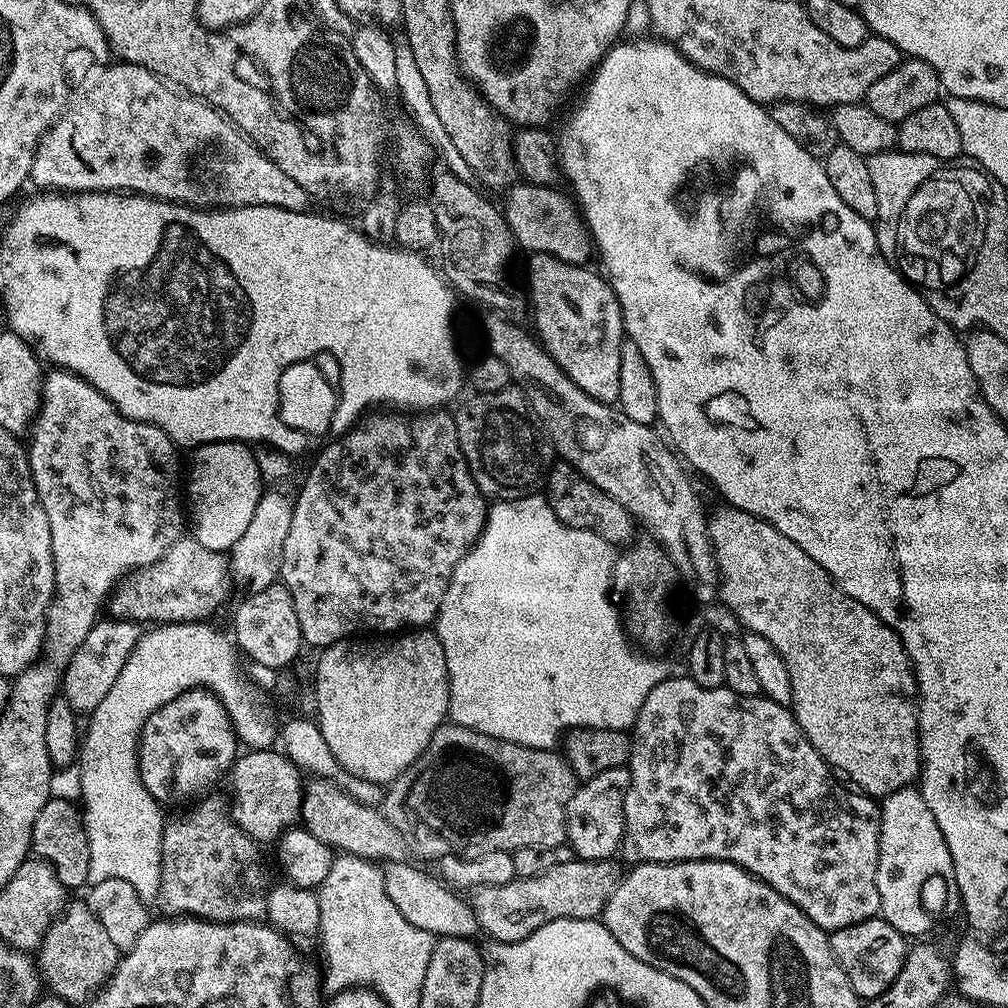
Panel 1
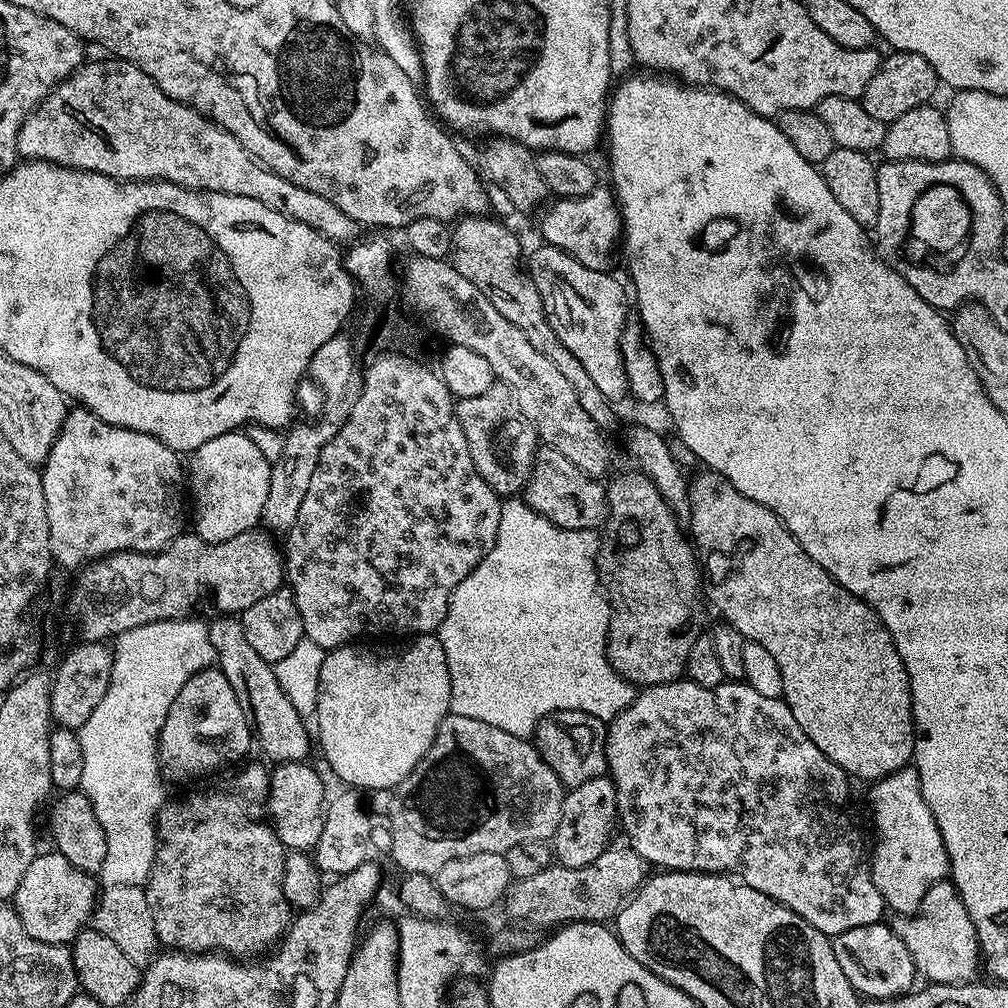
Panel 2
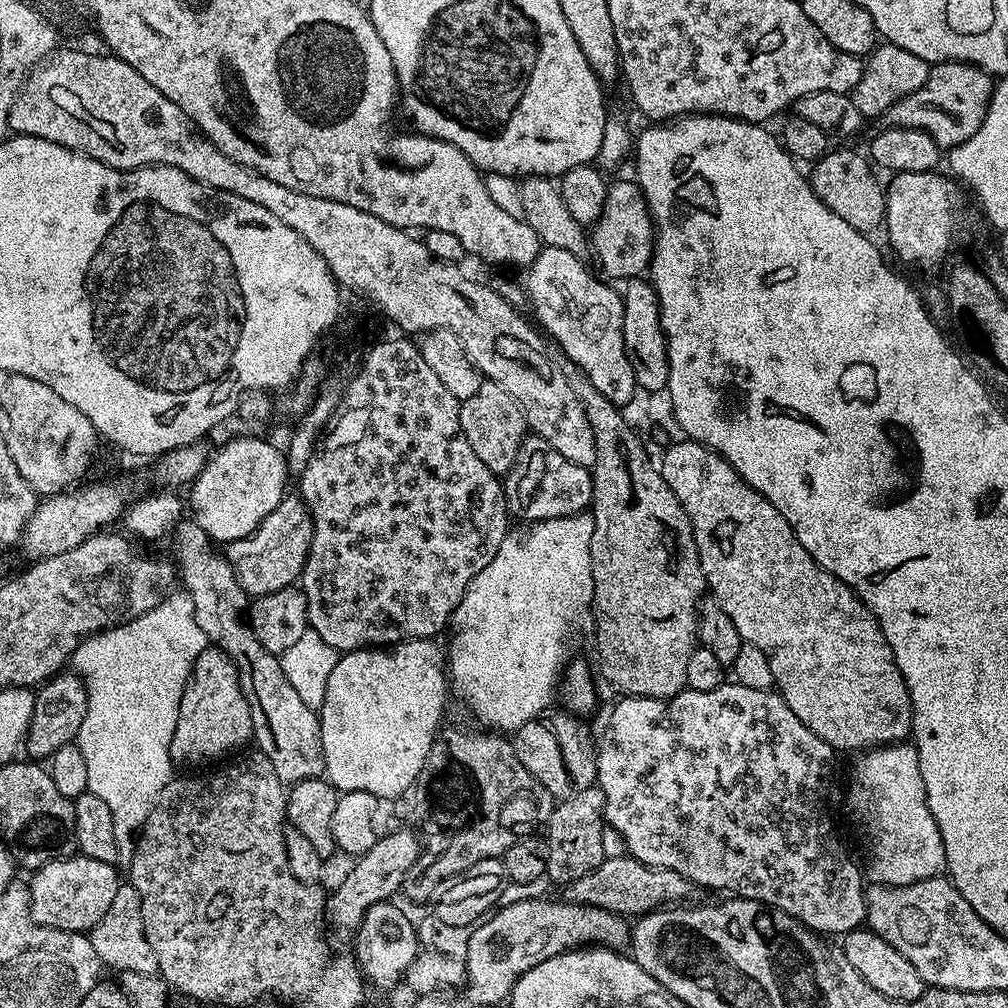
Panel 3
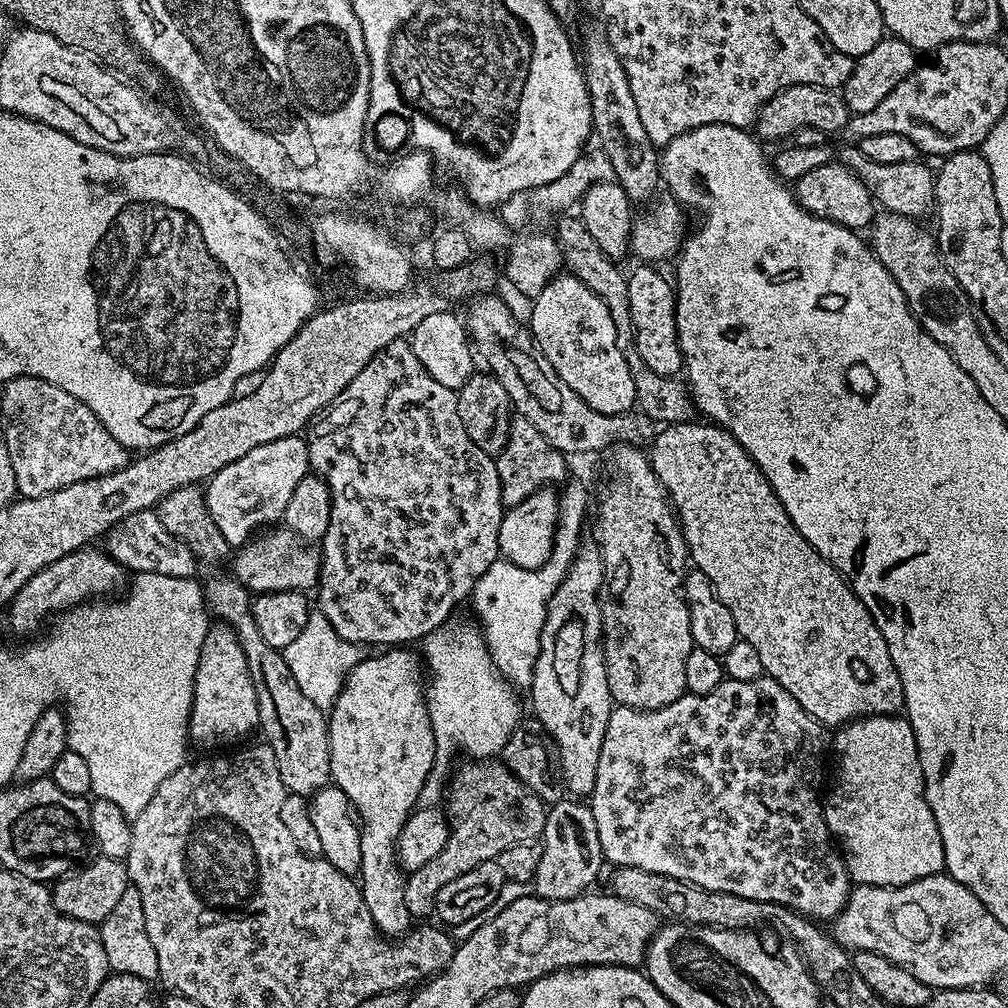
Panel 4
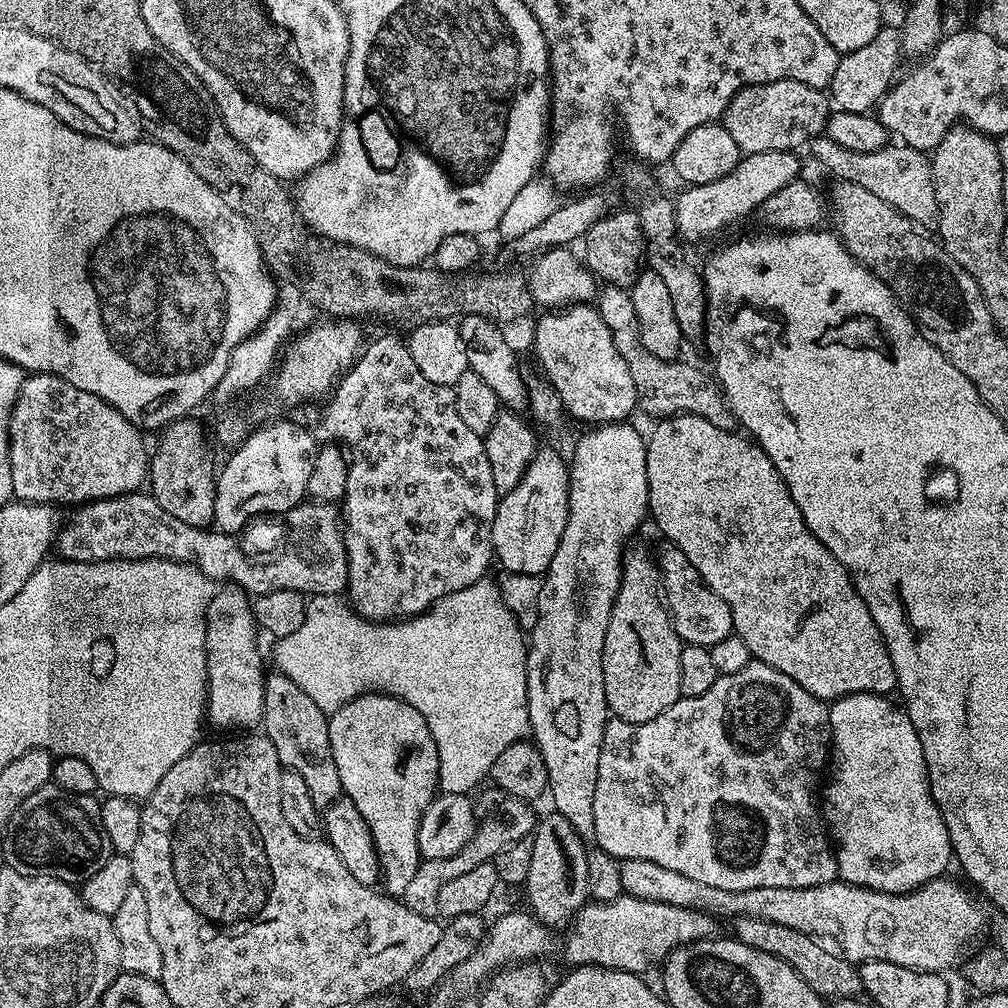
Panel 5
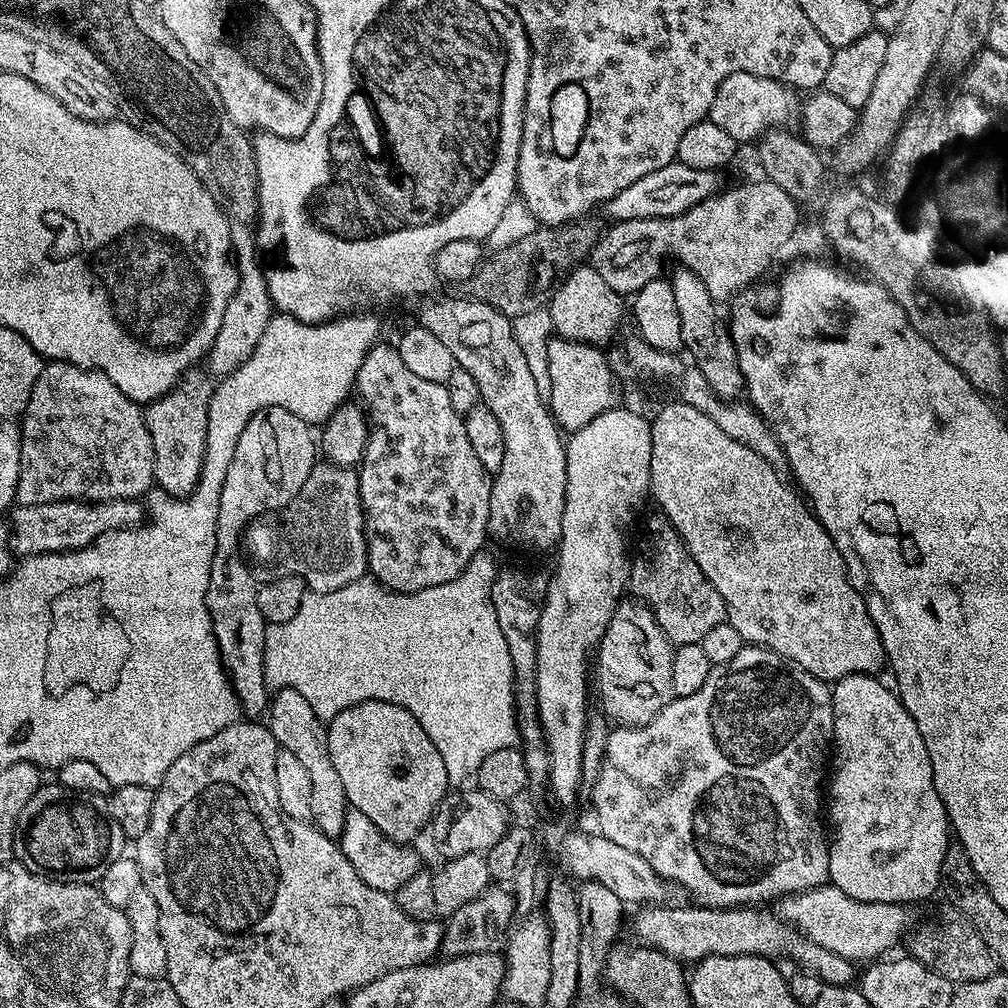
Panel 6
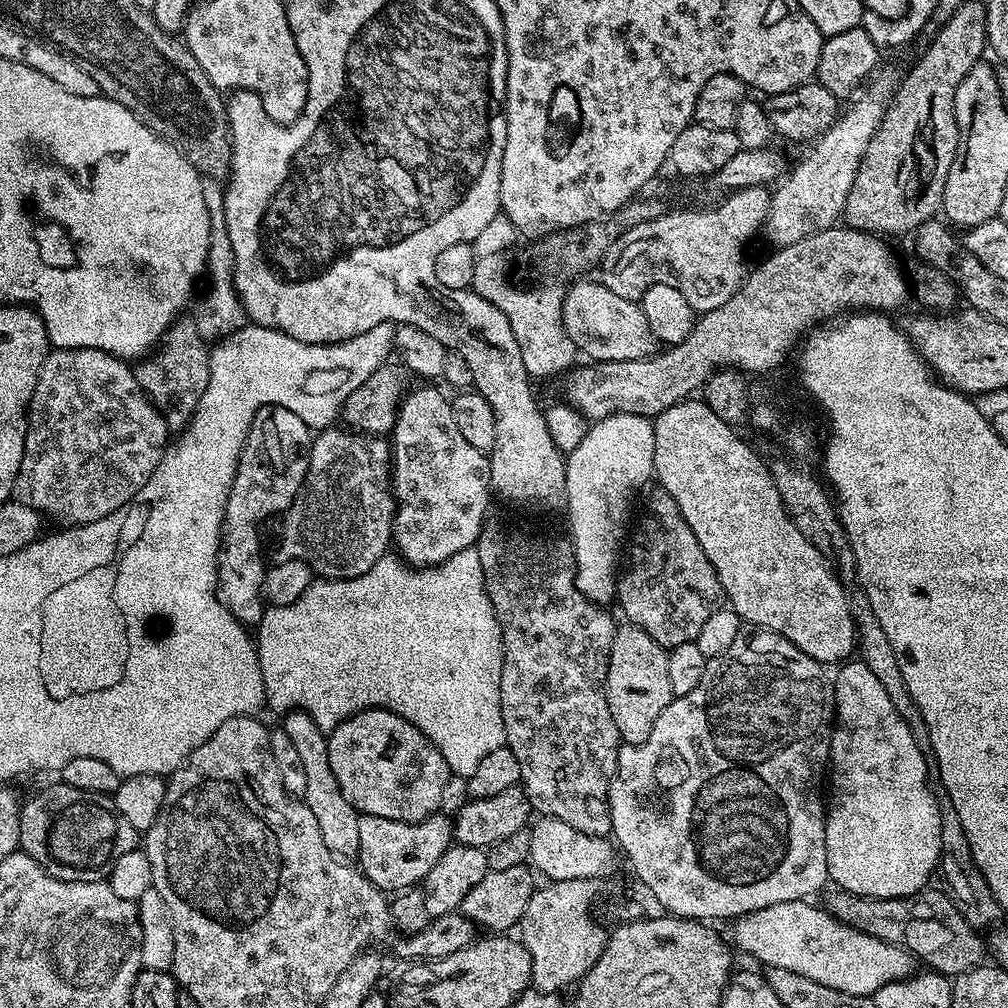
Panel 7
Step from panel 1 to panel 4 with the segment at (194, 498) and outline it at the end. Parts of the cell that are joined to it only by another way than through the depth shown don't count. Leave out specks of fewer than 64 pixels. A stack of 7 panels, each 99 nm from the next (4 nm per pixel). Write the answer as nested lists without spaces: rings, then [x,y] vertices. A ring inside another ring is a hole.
[[[299,435],[254,446],[250,454],[238,458],[238,462],[230,462],[230,466],[218,470],[218,474],[207,481],[204,500],[208,504],[210,518],[214,518],[214,526],[218,526],[218,530],[222,530],[222,538],[230,542],[247,541],[259,524],[279,521],[283,517],[286,502],[290,502],[290,494],[294,494],[294,486],[298,486],[309,472],[308,442]]]

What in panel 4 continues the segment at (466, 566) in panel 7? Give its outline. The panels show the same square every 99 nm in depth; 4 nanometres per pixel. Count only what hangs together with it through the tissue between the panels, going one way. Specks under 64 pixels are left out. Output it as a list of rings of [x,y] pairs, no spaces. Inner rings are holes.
[[[309,611],[308,621],[302,629],[302,634],[290,642],[290,646],[282,649],[286,666],[290,666],[290,674],[294,682],[302,689],[302,694],[314,702],[314,706],[328,710],[338,698],[344,685],[344,679],[358,666],[358,662],[365,659],[366,652],[363,647],[354,642],[346,642],[346,638],[338,638],[334,626],[319,612]],[[448,620],[422,641],[426,699],[436,743],[436,761],[420,795],[422,808],[435,808],[445,799],[446,785],[454,768],[452,759],[459,752],[472,760],[499,757],[510,734],[522,724],[517,689],[496,671],[483,632],[469,620]]]

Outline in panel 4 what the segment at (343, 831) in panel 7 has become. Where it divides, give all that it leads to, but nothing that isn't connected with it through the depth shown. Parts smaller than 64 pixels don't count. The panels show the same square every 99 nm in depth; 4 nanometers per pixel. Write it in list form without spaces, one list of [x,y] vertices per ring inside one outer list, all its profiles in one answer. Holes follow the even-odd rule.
[[[231,575],[212,576],[203,581],[204,603],[217,621],[235,628],[238,642],[246,654],[250,678],[258,698],[260,711],[259,731],[264,732],[263,739],[274,750],[278,762],[278,774],[285,789],[293,796],[310,798],[318,790],[329,787],[332,771],[330,770],[330,738],[328,737],[328,718],[325,709],[314,706],[286,666],[283,651],[268,645],[258,634],[258,626],[252,617],[252,601],[247,588]]]

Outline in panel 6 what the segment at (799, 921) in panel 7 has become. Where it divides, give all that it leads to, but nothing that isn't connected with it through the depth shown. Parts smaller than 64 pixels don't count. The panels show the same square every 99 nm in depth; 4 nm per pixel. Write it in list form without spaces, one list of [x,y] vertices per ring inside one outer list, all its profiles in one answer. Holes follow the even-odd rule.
[[[644,906],[639,909],[640,912],[636,916],[636,936],[641,945],[645,948],[659,948],[660,951],[667,954],[667,956],[673,956],[675,960],[681,962],[699,962],[704,959],[705,956],[767,956],[769,958],[777,958],[776,956],[789,956],[796,964],[801,964],[803,971],[805,973],[811,974],[819,978],[820,980],[825,980],[831,984],[847,984],[851,985],[853,981],[857,979],[858,968],[853,961],[842,958],[838,954],[830,954],[830,950],[824,949],[822,946],[818,946],[818,942],[813,940],[808,940],[807,937],[801,936],[799,932],[790,924],[784,923],[779,916],[776,915],[775,911],[768,910],[768,912],[760,912],[764,910],[759,910],[754,906],[741,906],[739,908],[705,908],[703,906],[695,906],[696,908],[684,908],[685,906]]]

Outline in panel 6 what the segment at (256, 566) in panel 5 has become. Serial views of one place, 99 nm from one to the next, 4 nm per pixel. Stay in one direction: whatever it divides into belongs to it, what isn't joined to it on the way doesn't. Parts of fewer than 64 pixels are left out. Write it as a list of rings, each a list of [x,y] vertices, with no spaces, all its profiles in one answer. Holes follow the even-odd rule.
[[[317,462],[312,465],[310,474],[306,478],[306,482],[302,482],[302,490],[298,490],[298,494],[291,500],[288,505],[282,509],[266,512],[261,516],[255,518],[249,524],[244,535],[246,546],[248,546],[249,557],[251,561],[255,562],[262,568],[268,570],[268,576],[275,578],[278,576],[302,576],[305,587],[316,593],[329,593],[333,590],[340,590],[344,586],[350,585],[351,582],[358,581],[361,577],[367,575],[368,572],[368,540],[367,532],[365,530],[364,518],[364,503],[360,501],[360,477],[355,467],[351,468],[338,468],[334,464],[327,462]],[[139,499],[107,500],[101,504],[59,500],[41,504],[21,504],[10,512],[10,548],[17,557],[41,556],[47,552],[73,552],[90,546],[110,530],[135,528],[145,519],[146,508]]]

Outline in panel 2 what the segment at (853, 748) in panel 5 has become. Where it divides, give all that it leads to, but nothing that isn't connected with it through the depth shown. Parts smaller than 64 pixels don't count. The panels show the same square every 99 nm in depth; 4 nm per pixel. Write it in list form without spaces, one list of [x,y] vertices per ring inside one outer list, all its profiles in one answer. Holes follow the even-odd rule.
[[[909,766],[875,781],[872,788],[872,820],[876,823],[876,853],[870,856],[874,886],[893,913],[911,916],[920,911],[928,889],[949,875],[948,855],[942,834],[922,798],[915,767]]]

